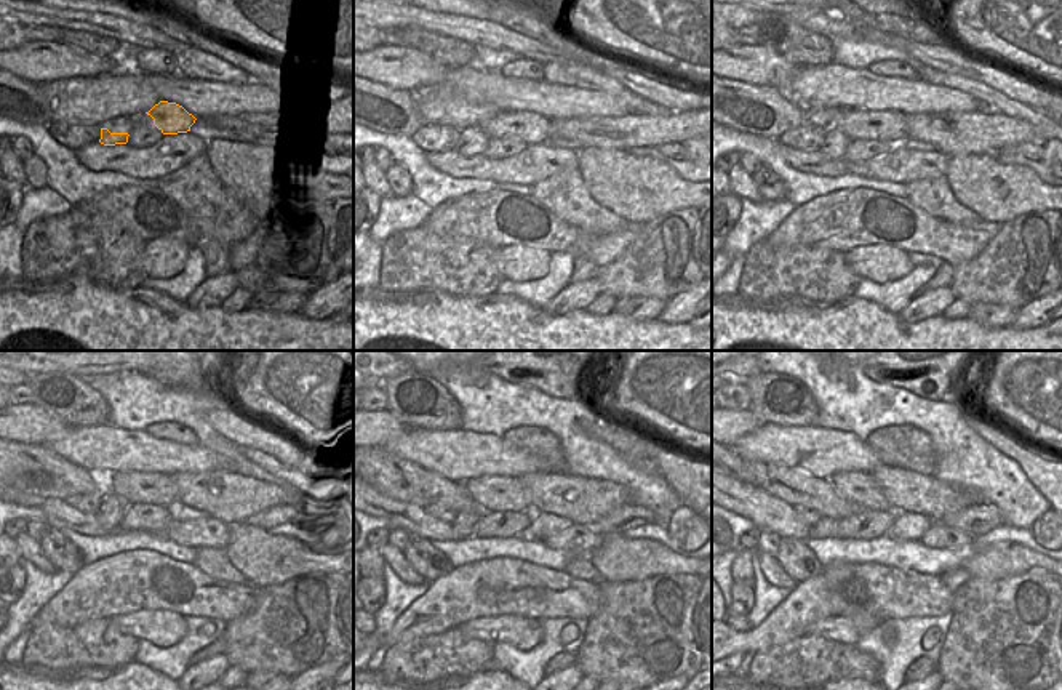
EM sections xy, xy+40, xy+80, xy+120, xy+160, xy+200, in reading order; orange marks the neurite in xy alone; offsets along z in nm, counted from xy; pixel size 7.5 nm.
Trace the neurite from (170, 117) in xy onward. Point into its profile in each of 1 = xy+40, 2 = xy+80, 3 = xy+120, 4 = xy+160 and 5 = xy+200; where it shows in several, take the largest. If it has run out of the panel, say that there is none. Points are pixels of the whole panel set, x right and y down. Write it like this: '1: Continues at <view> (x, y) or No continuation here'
1: Continues at xy+40 (533, 128)
2: Continues at xy+80 (891, 127)
3: Continues at xy+120 (127, 489)
4: Continues at xy+160 (493, 492)
5: Continues at xy+200 (858, 487).

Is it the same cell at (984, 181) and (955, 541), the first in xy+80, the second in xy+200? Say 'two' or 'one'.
two

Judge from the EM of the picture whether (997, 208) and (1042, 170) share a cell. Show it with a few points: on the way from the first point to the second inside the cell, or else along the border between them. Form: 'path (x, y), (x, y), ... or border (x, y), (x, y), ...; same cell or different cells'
border (1029, 165), (1045, 183); different cells

